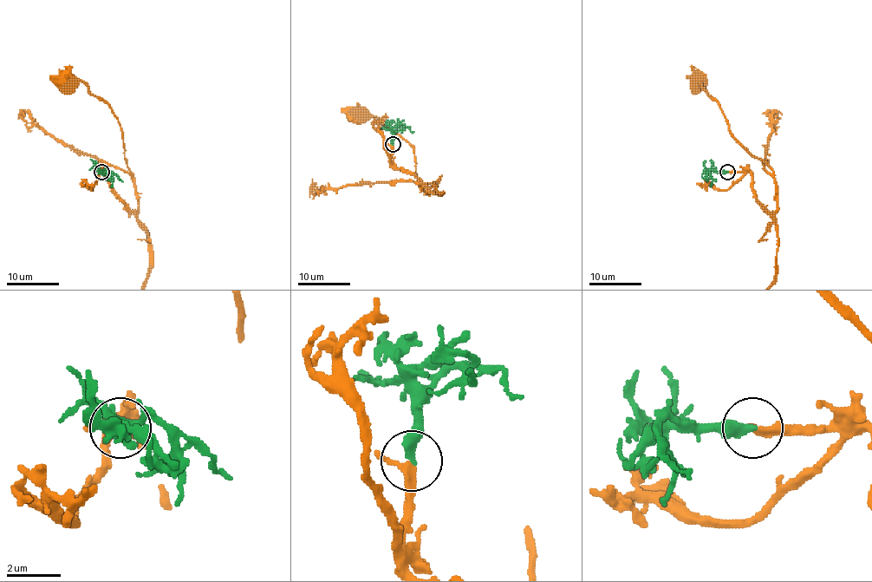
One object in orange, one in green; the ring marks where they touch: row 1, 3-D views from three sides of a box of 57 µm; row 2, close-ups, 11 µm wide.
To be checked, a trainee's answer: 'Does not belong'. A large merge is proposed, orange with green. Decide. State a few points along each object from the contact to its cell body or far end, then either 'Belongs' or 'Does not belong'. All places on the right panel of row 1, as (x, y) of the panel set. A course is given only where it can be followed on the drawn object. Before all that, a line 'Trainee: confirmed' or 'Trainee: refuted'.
Trainee: refuted
Course of orange: (728, 171), (749, 171), (755, 199), (772, 214), (777, 209), (774, 173), (734, 137), (720, 106), (698, 81). Course of green: (728, 171), (711, 170), (710, 175), (715, 181). Belongs

